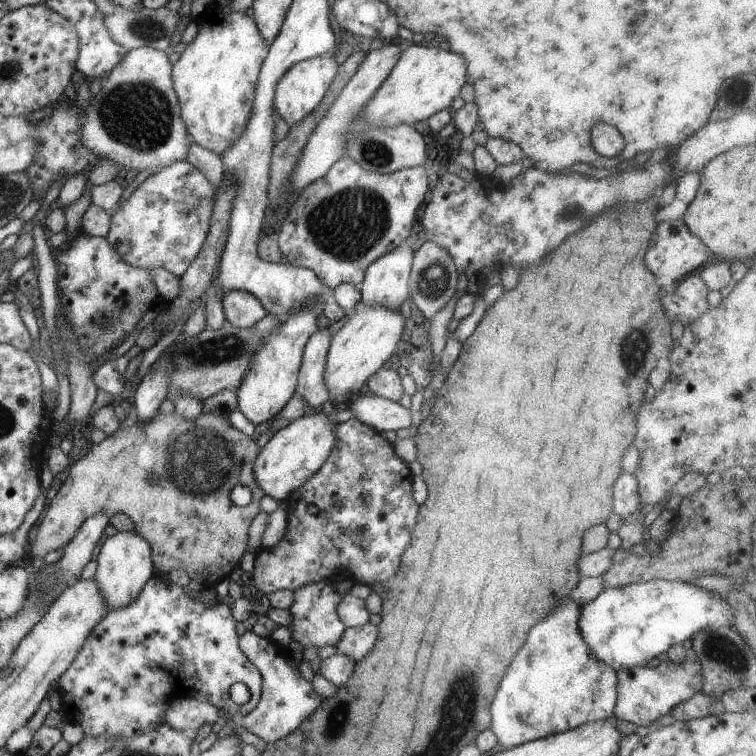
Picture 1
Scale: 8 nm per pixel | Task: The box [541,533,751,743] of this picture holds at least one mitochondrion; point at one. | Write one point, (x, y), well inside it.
(721, 656)

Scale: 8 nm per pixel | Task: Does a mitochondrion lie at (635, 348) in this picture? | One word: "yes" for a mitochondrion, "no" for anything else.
yes

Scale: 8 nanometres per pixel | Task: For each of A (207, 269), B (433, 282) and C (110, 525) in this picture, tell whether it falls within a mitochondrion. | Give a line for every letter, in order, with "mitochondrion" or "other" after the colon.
A: other
B: mitochondrion
C: other

